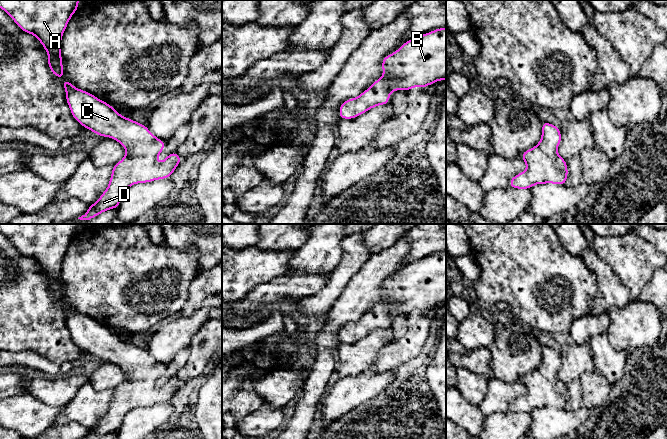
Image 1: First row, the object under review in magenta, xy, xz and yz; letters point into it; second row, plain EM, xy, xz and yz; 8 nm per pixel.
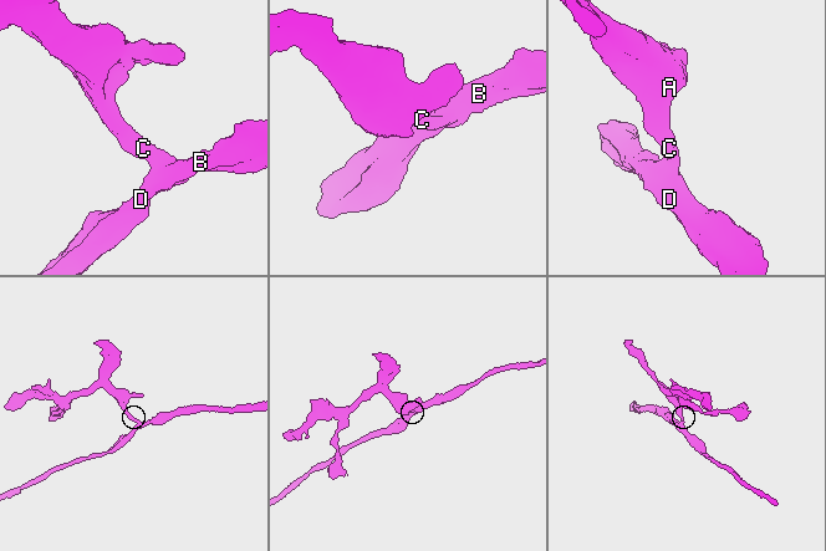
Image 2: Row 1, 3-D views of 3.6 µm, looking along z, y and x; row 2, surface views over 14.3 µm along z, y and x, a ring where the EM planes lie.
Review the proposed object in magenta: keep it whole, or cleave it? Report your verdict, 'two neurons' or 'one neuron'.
one neuron

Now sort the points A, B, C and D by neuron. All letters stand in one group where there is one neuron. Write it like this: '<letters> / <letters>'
A B C D

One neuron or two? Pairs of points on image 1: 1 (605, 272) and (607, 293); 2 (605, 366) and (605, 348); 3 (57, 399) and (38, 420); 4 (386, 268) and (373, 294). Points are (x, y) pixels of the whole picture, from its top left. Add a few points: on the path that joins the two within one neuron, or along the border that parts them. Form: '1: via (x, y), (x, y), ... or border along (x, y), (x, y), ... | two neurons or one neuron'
1: via (605, 277), (607, 288) | one neuron
2: via (605, 362), (605, 352) | one neuron
3: border along (30, 394), (47, 404), (61, 406) | two neurons
4: via (380, 274), (373, 281), (373, 288) | one neuron

